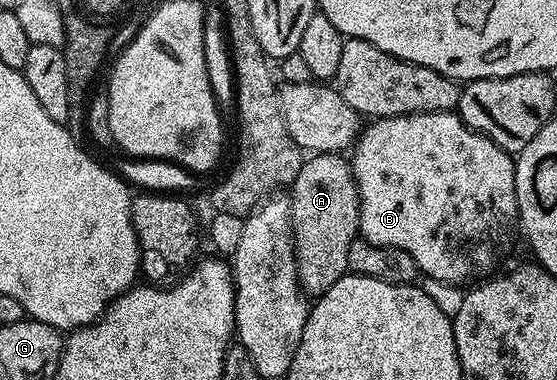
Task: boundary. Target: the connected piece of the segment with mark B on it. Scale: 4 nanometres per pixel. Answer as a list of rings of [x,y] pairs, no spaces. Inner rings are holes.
[[[442,110],[428,114],[406,114],[405,116],[376,118],[368,121],[360,129],[359,139],[355,141],[354,147],[350,151],[349,163],[356,187],[359,190],[359,234],[362,241],[371,242],[374,246],[385,246],[388,250],[404,250],[409,256],[413,256],[420,275],[454,286],[463,286],[474,283],[476,280],[486,279],[494,271],[491,269],[502,260],[503,253],[510,248],[511,241],[515,238],[515,230],[517,234],[519,209],[517,208],[517,188],[515,187],[515,158],[497,144],[493,144],[493,140],[489,140],[487,135],[469,129],[459,119],[458,113]]]

